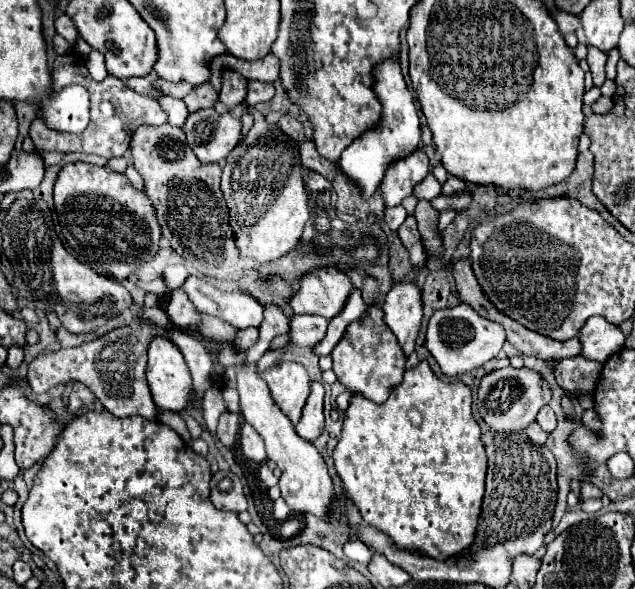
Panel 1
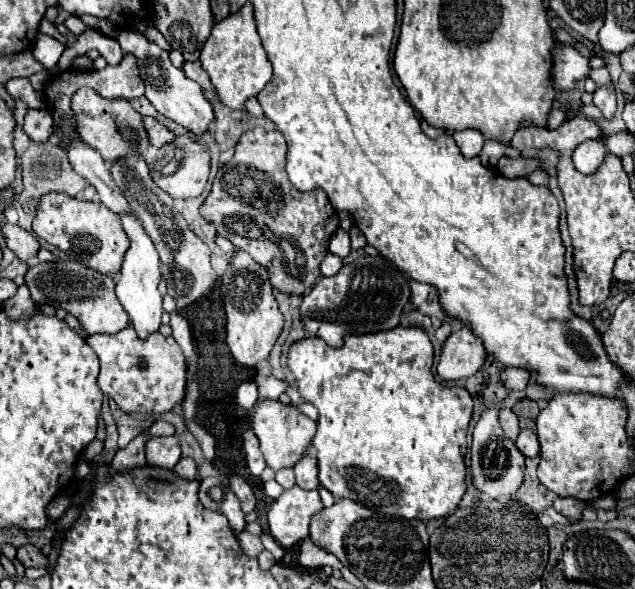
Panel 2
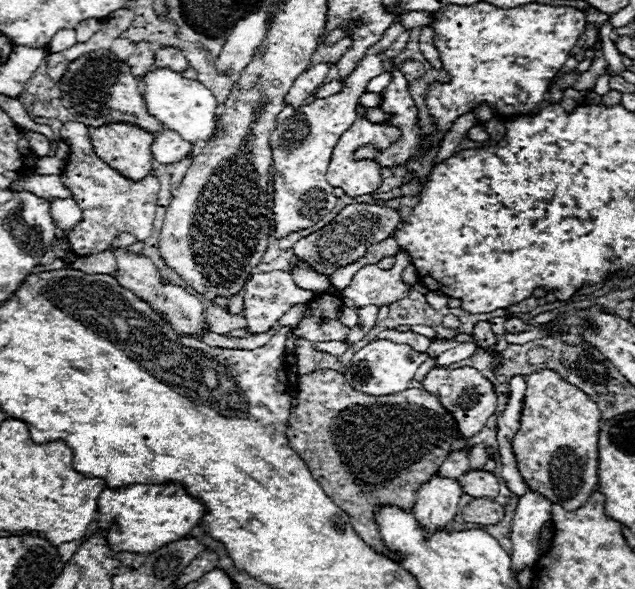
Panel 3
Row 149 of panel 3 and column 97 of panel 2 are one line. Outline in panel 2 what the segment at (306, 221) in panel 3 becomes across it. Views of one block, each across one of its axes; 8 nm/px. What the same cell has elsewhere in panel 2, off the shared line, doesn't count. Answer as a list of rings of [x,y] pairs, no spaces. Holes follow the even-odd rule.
[[[40,262],[34,268],[28,268],[26,272],[26,284],[32,292],[34,302],[40,304],[52,304],[54,308],[64,308],[66,312],[74,314],[84,328],[84,332],[90,334],[116,334],[128,326],[128,314],[124,312],[122,304],[118,302],[114,294],[114,278],[104,276],[100,272],[94,272],[92,268],[80,264],[80,262]],[[66,296],[82,296],[82,298],[70,298]]]

